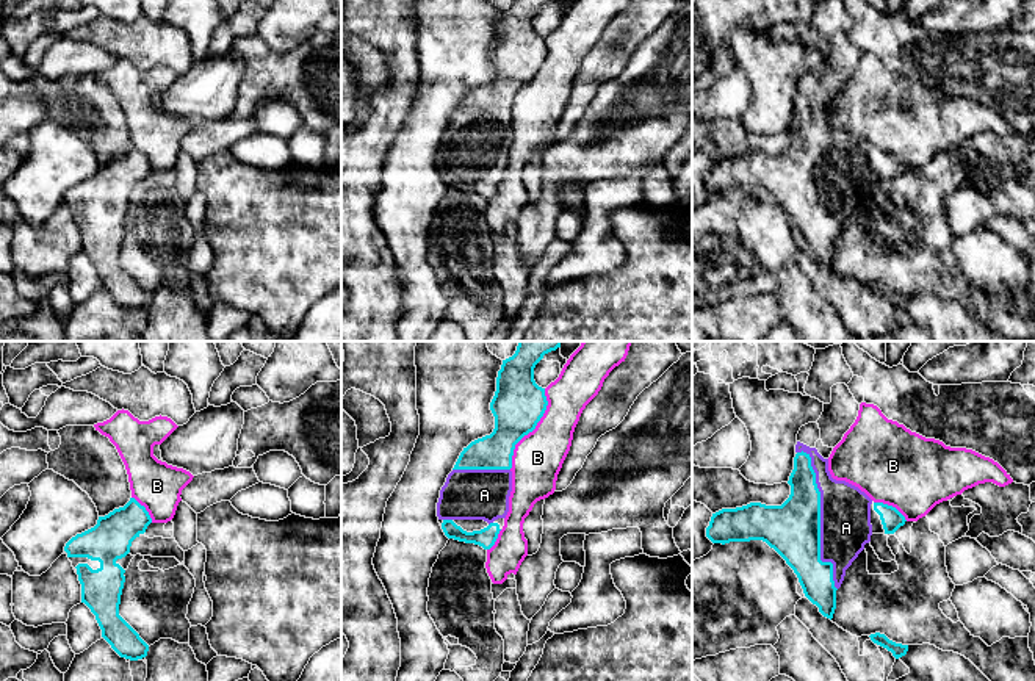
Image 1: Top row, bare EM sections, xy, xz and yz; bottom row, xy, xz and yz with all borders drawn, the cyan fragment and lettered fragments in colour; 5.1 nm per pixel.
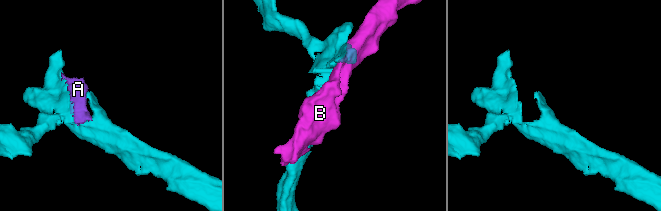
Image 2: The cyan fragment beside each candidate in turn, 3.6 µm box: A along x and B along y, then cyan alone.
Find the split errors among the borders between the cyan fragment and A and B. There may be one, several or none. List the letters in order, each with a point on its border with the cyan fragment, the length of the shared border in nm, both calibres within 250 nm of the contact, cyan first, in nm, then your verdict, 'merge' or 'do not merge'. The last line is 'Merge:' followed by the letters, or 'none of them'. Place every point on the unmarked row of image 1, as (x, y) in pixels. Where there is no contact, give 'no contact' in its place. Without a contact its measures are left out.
A: yz (819, 172) | 750 nm | 280/260 nm | merge
B: xz (533, 79) | 460 nm | 260/260 nm | do not merge
Merge: A

